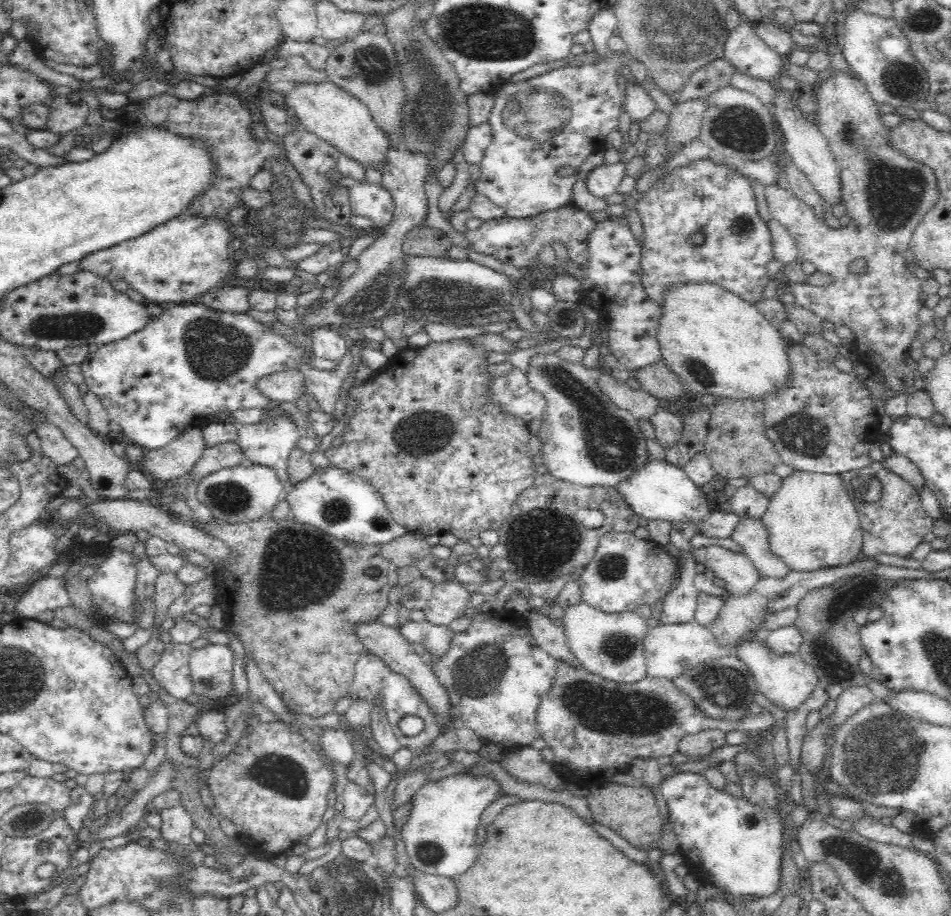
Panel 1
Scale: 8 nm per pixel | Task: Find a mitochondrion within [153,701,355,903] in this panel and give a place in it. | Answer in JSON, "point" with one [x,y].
{"point":[282,775]}

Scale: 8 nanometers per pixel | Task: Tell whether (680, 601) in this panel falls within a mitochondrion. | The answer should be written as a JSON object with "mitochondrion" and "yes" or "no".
{"mitochondrion":"no"}

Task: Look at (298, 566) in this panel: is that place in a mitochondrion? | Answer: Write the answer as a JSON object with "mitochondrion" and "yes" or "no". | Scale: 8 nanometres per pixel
{"mitochondrion":"yes"}

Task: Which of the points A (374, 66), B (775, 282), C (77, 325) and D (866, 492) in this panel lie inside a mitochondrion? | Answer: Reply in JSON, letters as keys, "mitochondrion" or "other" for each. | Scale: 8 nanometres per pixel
{"A":"mitochondrion","B":"other","C":"mitochondrion","D":"mitochondrion"}

